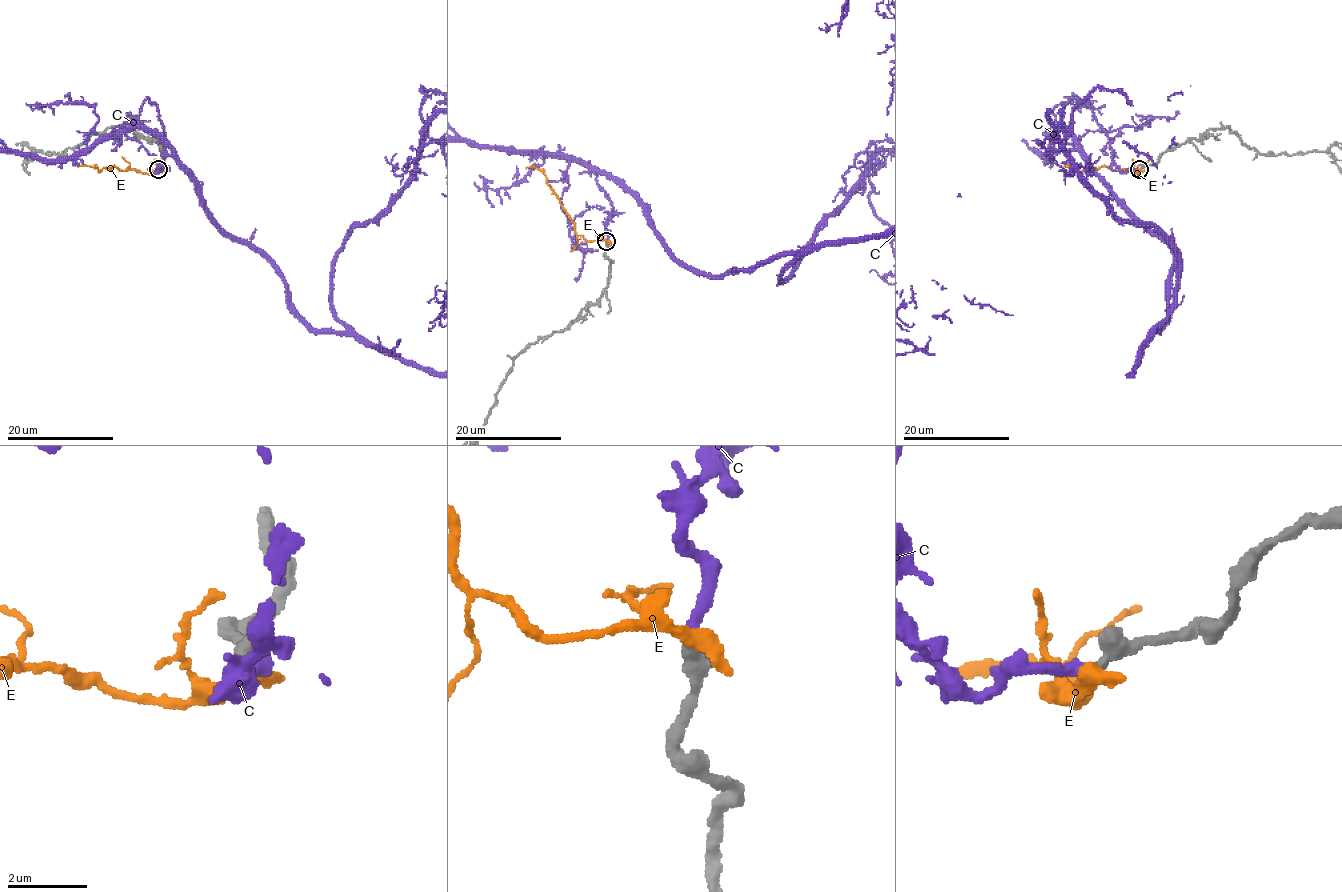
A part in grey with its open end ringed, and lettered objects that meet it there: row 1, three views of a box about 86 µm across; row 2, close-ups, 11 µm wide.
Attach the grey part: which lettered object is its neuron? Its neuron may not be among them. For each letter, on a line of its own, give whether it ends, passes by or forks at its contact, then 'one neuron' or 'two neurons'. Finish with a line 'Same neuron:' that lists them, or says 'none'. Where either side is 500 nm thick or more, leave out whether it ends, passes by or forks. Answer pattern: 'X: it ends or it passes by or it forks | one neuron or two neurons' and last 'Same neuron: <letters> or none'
C: it ends | one neuron
E: two neurons
Same neuron: C

